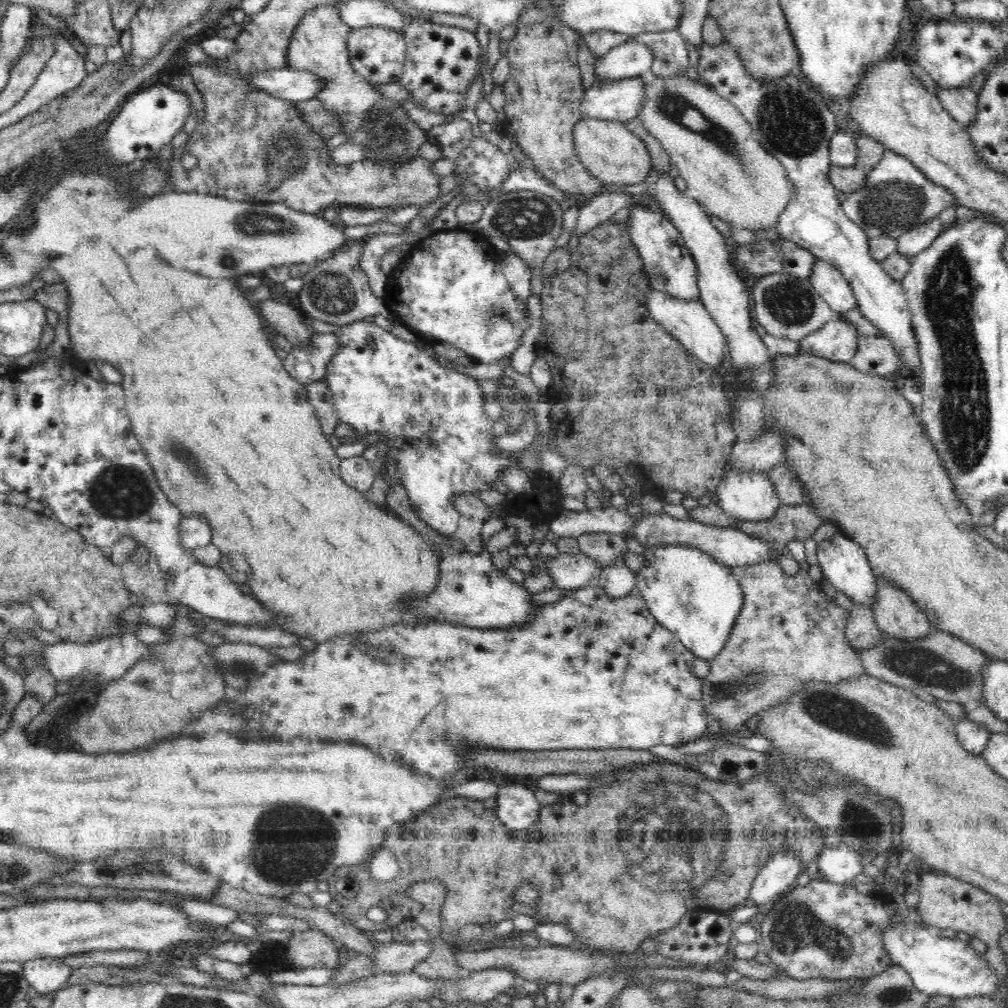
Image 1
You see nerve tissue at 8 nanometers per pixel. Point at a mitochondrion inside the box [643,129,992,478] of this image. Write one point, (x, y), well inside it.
(894, 205)

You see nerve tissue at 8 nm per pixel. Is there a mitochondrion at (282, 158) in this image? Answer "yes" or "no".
yes

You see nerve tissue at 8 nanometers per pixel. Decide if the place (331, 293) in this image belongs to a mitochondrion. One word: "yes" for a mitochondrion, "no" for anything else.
yes

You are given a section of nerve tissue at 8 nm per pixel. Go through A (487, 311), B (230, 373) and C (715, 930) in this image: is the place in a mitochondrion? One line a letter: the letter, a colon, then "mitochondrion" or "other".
A: mitochondrion
B: other
C: other

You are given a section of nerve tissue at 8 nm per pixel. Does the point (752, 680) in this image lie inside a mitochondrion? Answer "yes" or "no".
yes

